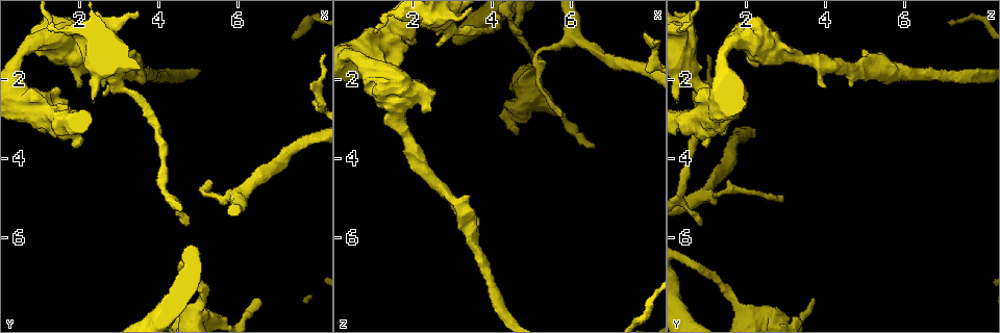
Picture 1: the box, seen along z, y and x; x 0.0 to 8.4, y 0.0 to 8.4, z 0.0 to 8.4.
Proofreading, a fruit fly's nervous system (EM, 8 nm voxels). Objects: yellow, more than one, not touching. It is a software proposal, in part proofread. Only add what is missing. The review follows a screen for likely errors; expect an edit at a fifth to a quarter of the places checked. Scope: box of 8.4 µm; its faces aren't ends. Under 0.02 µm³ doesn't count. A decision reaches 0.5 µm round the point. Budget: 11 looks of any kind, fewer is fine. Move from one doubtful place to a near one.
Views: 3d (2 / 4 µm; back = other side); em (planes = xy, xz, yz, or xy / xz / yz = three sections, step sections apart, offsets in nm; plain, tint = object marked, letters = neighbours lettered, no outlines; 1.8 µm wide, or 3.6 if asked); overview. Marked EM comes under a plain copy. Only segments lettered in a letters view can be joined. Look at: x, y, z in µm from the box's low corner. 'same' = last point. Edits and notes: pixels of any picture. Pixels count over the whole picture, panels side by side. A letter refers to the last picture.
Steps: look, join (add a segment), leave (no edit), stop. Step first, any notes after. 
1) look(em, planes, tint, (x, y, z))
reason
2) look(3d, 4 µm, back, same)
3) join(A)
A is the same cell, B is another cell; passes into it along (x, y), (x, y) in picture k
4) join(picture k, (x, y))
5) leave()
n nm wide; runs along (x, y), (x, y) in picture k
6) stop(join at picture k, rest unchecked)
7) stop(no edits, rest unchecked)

look(em, planes, letters, (6.50, 7.55, 3.70))
end of a long branch

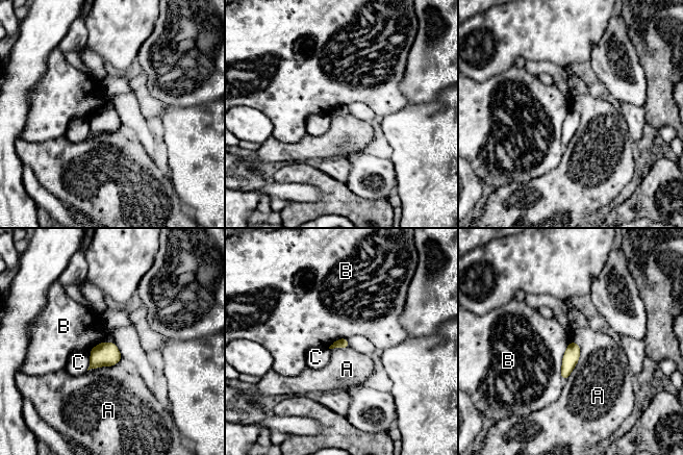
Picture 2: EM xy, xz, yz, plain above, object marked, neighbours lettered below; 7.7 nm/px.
leave()
A, B and C are other cells; none of them fits

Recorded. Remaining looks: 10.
look(em, yz, step 8, tint, (4.95, 7.90, 1.85))
arms part here

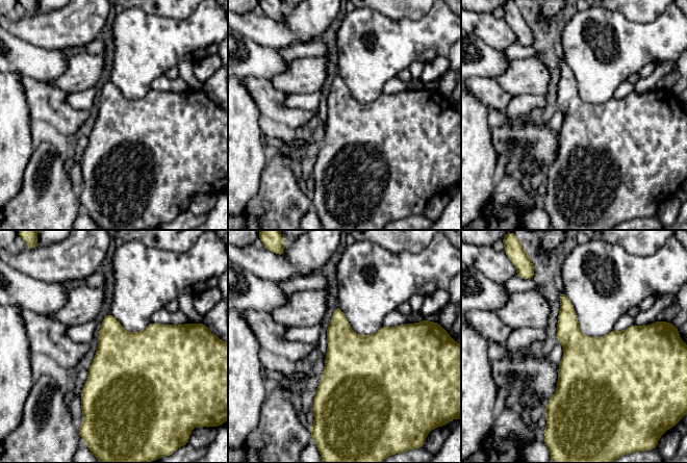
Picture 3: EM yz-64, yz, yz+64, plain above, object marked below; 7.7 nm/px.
look(em, yz, step 8, letters, same)

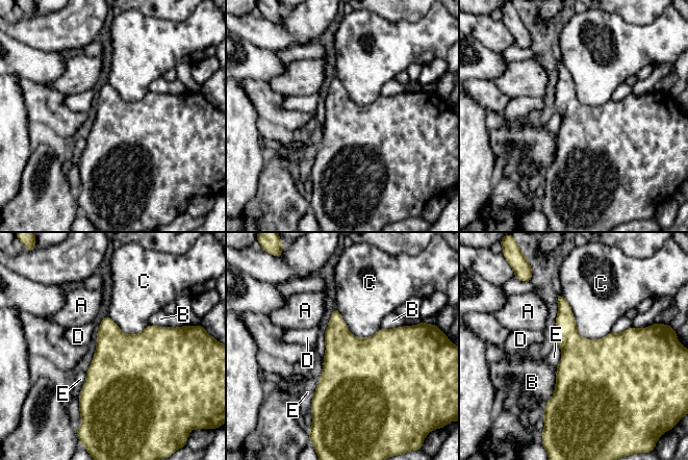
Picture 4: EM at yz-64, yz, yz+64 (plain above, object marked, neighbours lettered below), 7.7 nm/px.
leave()
400 nm wide; A, B, C, D and E are other cells; border along (324, 357), (321, 379), (310, 409) in picture 4; none of them fits

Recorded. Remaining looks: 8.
look(em, xz, step 4, tint, (3.35, 1.85, 5.40))

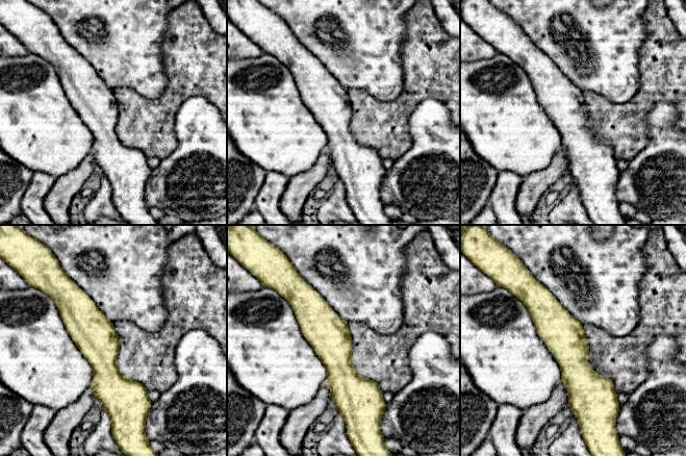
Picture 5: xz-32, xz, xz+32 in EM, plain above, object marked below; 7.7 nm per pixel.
look(em, xz, step 4, letters, same)

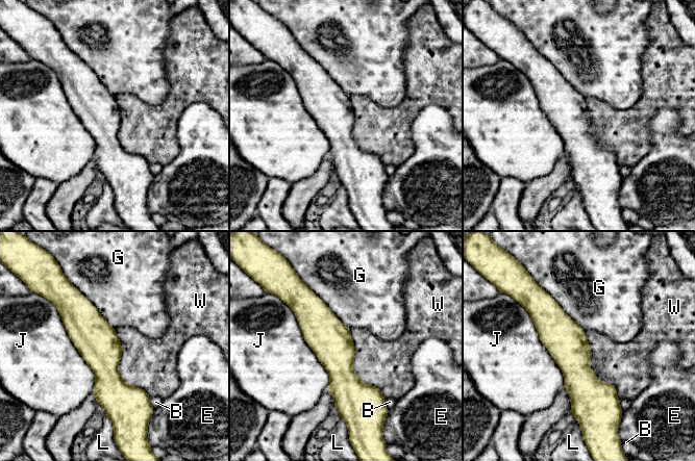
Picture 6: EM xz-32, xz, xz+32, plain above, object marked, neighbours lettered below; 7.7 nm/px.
leave()
B, E, G, J, L and W are other cells; runs along (79, 296), (108, 410) in picture 6; no lettered segment goes on from it

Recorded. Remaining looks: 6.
look(3d, 4 µm, (1.00, 1.05, 1.85))
sudden change in width

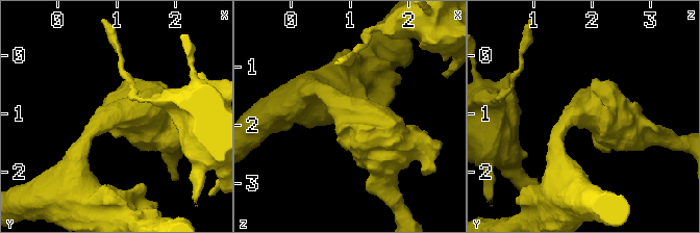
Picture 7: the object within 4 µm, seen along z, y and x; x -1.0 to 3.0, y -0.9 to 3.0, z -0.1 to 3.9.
look(em, 3.6 µm, xz, step 4, letters, (1.05, 1.00, 1.75))
now the EM

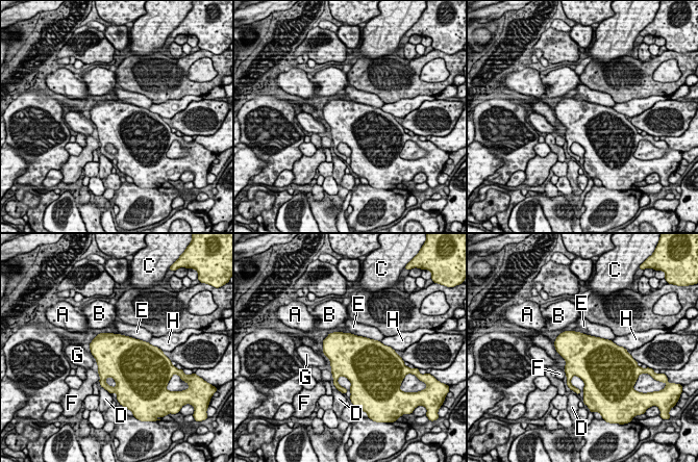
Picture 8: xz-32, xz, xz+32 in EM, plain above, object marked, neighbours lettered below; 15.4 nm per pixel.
leave()
650 nm wide; A, B, C, D, E, F, G and H are other cells; border along (611, 340), (619, 347) in picture 8; none of them fits

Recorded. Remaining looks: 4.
look(3d, 4 µm, (4.75, 5.70, 0.90))
tapers out

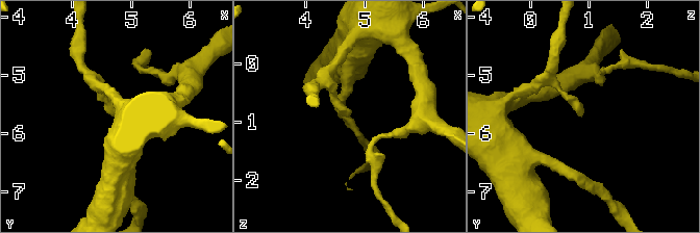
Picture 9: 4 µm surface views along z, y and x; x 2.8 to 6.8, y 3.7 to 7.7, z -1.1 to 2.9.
look(em, planes, tint, (4.75, 5.70, 0.85))
need the tissue

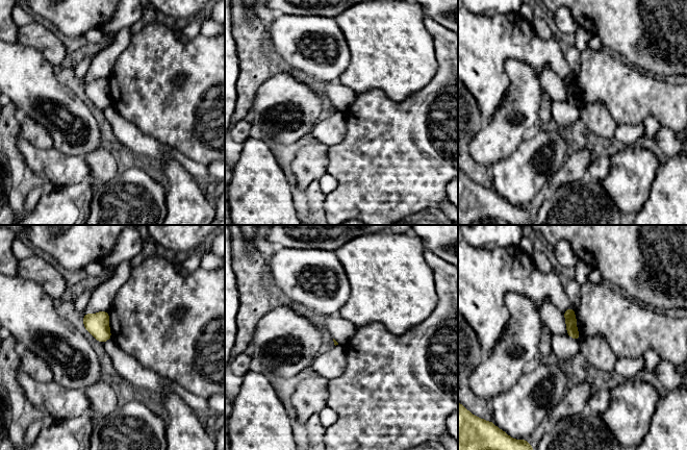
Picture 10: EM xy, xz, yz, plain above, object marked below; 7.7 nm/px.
look(em, planes, letters, same)

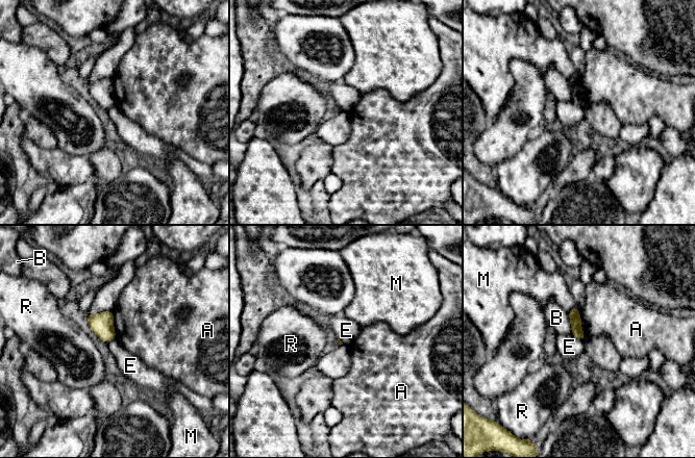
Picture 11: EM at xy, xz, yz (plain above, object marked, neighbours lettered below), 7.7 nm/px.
leave()
A, B, E, M and R are other cells; border along (572, 333), (581, 339) in picture 11; none of them fits

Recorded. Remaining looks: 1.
stop(no edits, rest unchecked)

